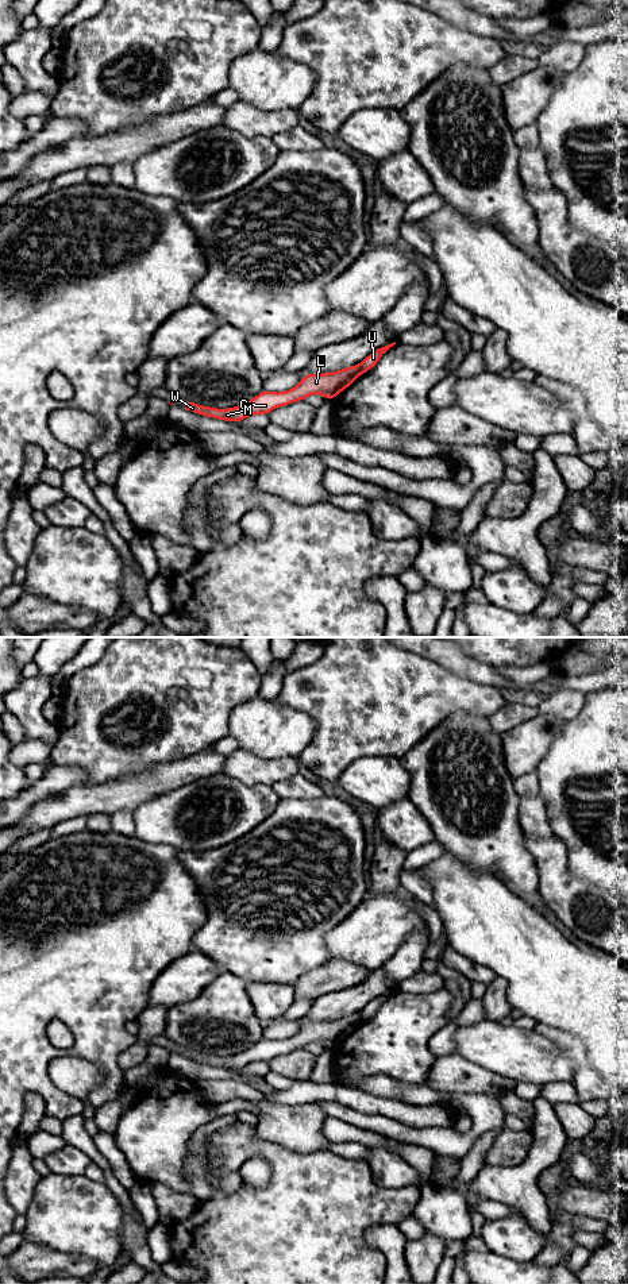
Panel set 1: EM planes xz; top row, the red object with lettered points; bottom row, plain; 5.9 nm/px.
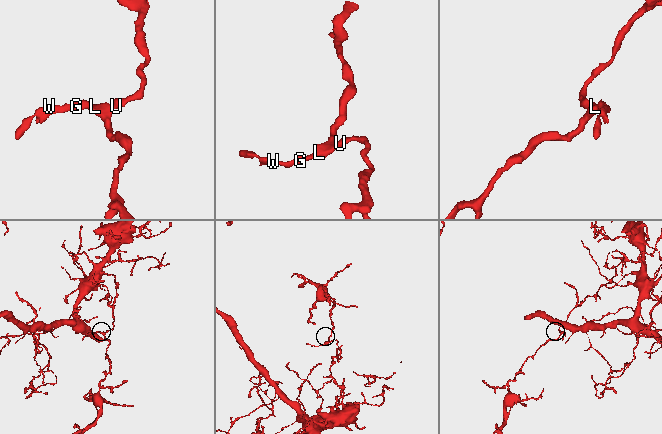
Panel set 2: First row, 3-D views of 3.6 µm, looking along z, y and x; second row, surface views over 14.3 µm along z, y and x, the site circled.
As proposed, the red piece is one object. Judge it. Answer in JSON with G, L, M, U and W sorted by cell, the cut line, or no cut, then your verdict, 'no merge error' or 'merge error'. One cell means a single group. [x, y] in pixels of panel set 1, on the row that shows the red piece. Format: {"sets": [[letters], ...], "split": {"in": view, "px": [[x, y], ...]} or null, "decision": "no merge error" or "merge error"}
{"sets": [["G", "L", "M", "W"], ["U"]], "split": {"in": "xz", "px": [[358, 365], [362, 371]]}, "decision": "merge error"}

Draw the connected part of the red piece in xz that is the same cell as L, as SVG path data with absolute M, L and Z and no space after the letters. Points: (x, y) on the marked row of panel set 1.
M359 365L346 367L334 373L305 374L298 385L288 392L273 393L262 390L253 400L230 409L217 409L203 406L194 402L186 402L185 409L205 417L227 420L231 423L242 421L250 414L267 414L270 410L289 405L296 401L303 401L311 394L323 394L327 401L331 401L346 387L348 387L362 374Z

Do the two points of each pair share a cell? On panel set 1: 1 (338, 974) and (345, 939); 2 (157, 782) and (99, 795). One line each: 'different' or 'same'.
1: different
2: same

